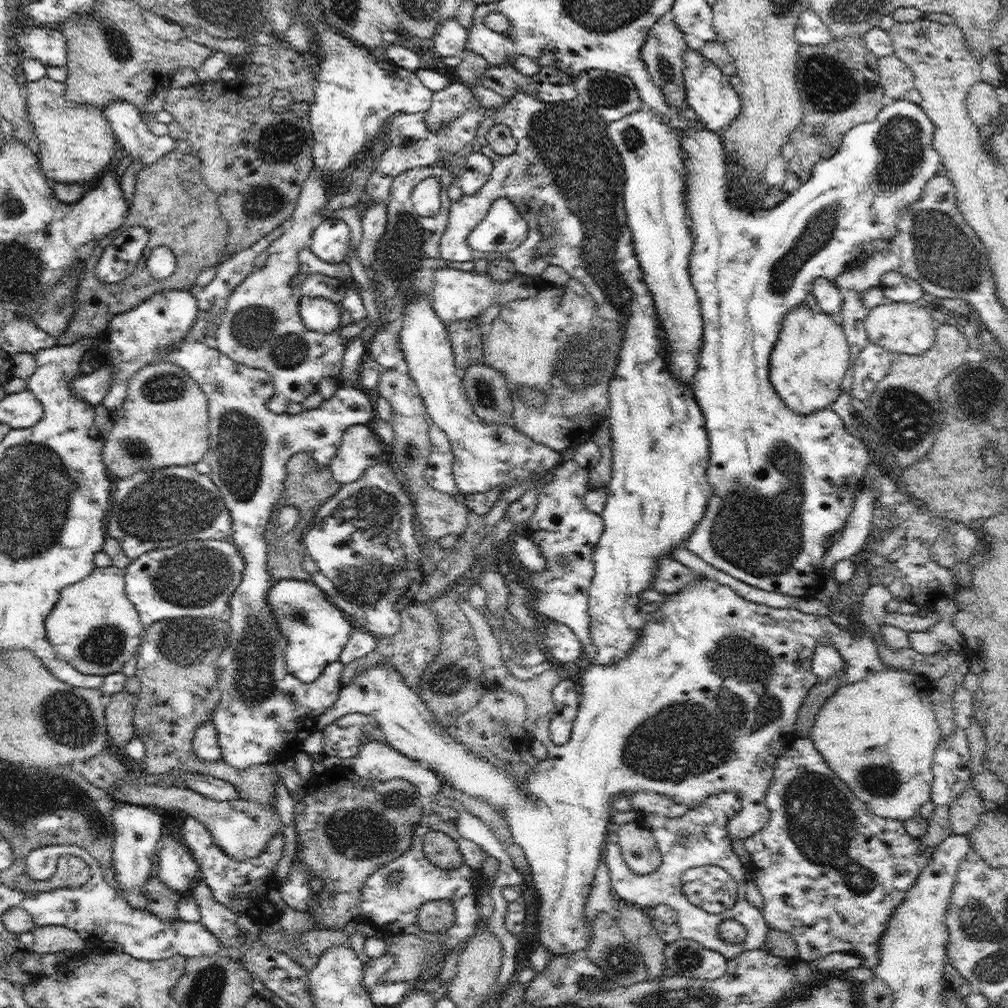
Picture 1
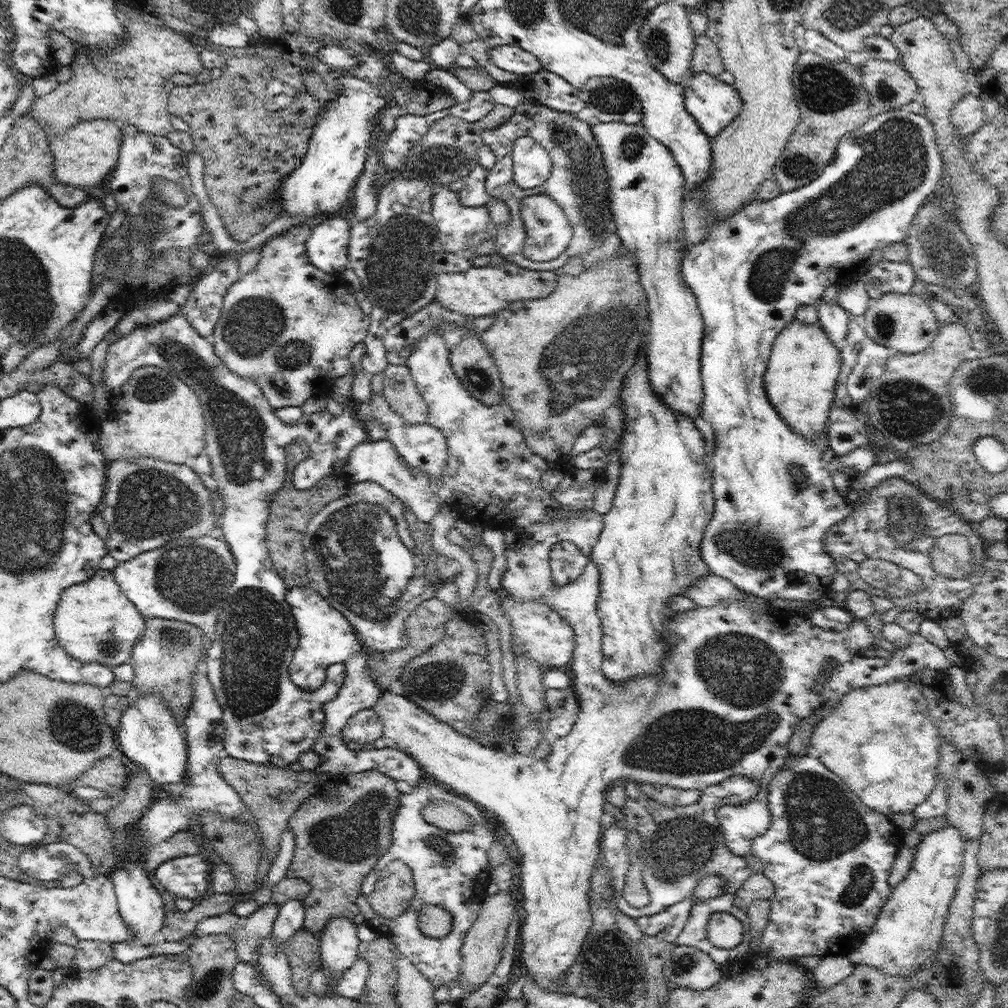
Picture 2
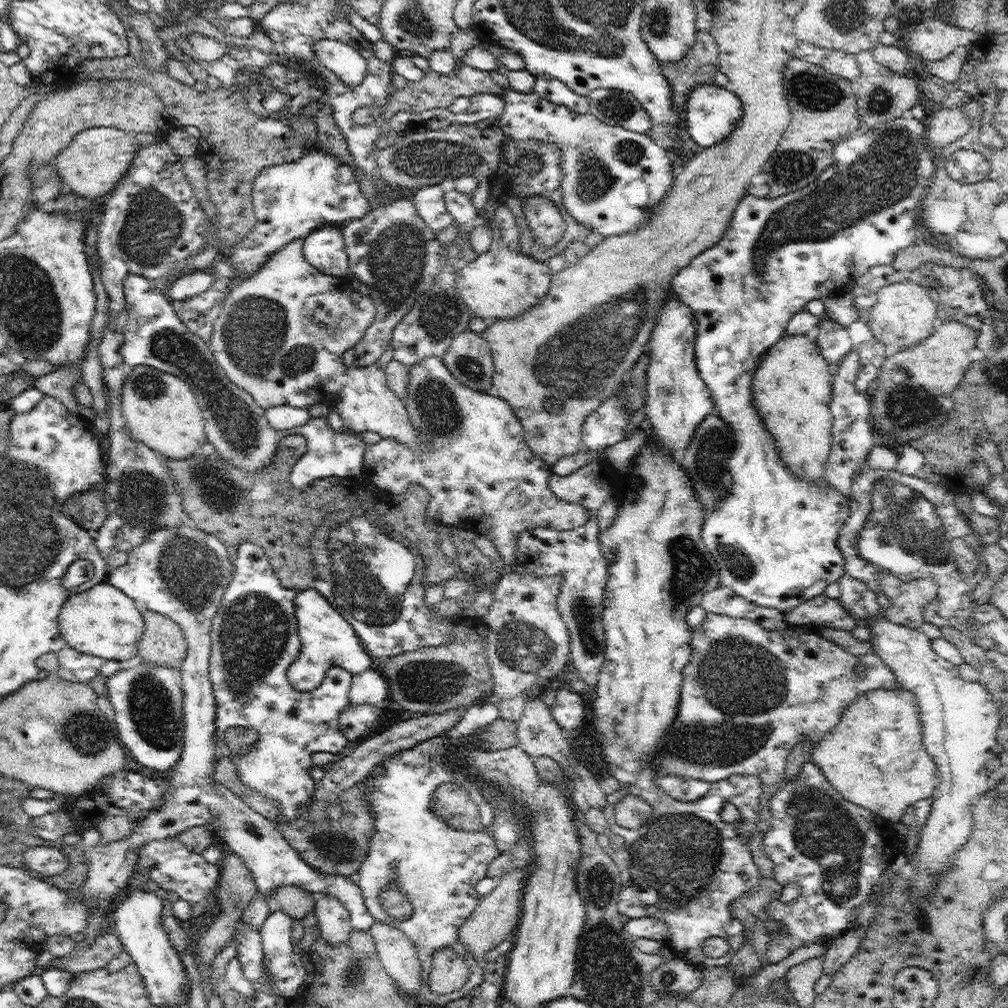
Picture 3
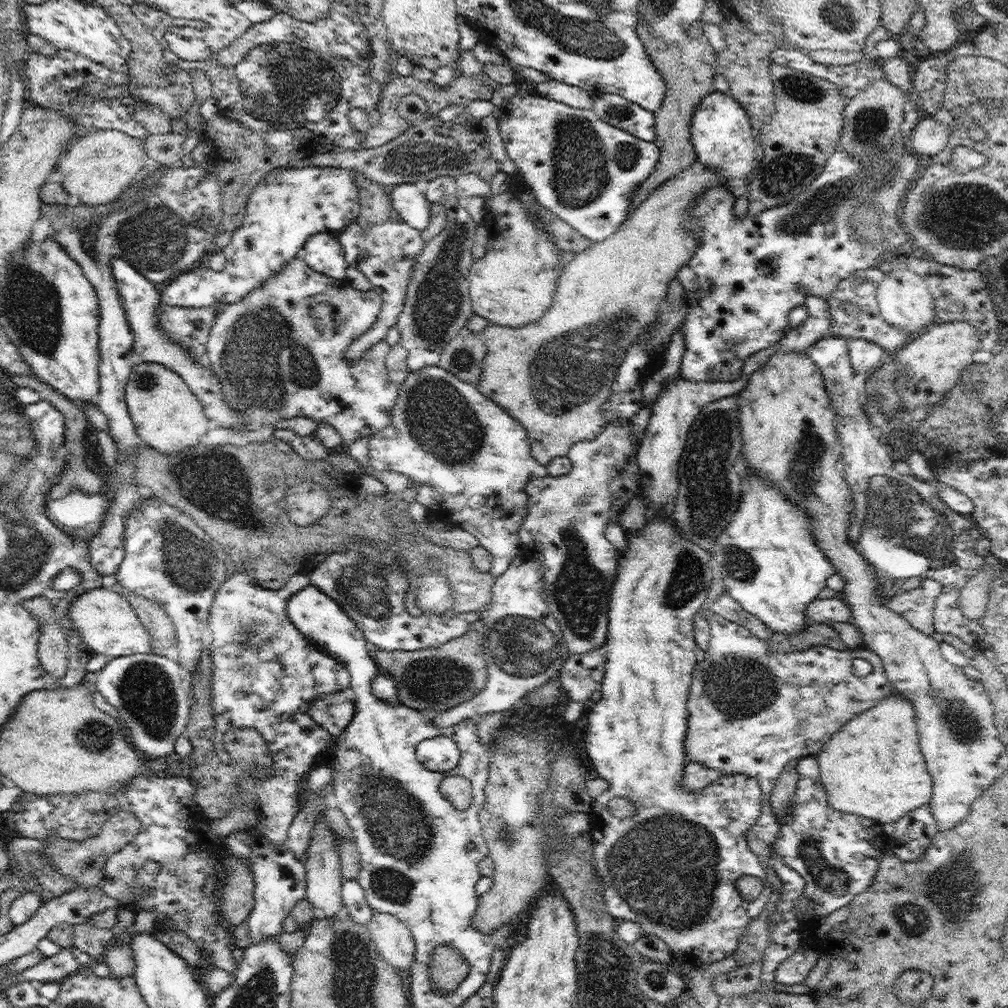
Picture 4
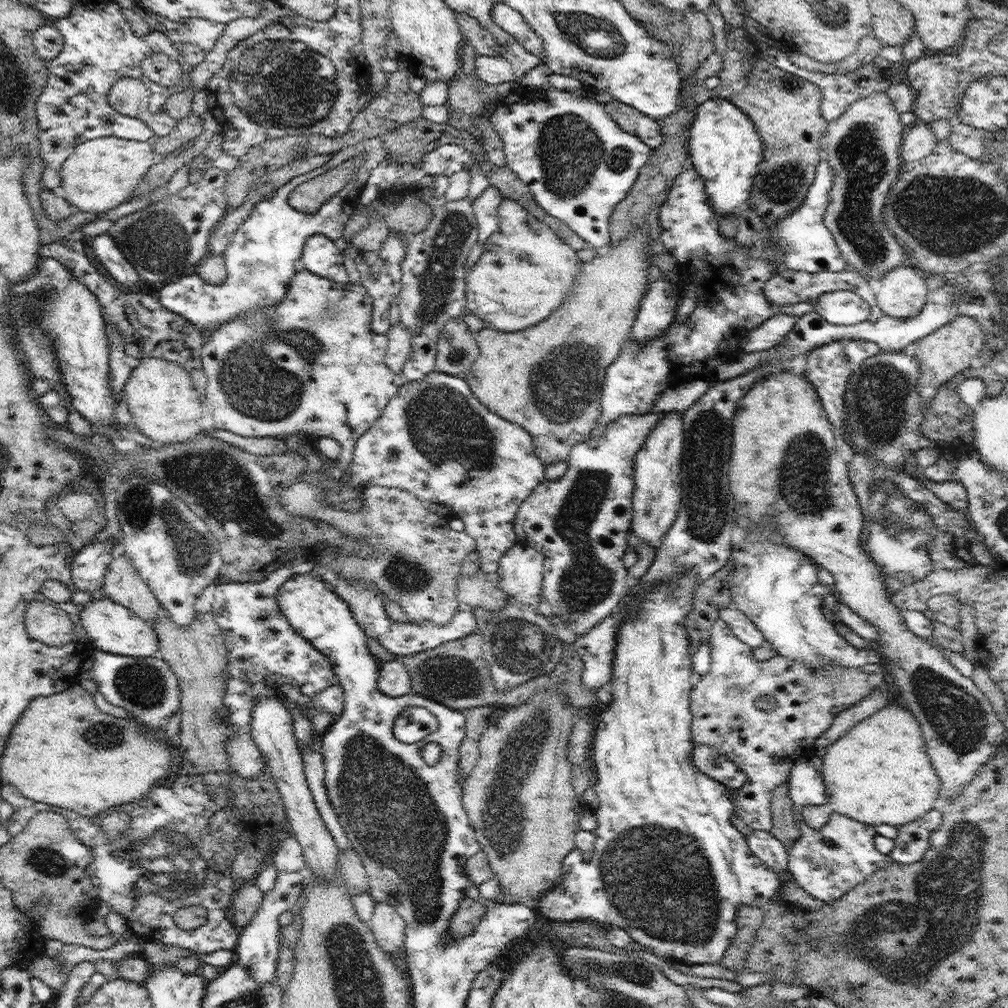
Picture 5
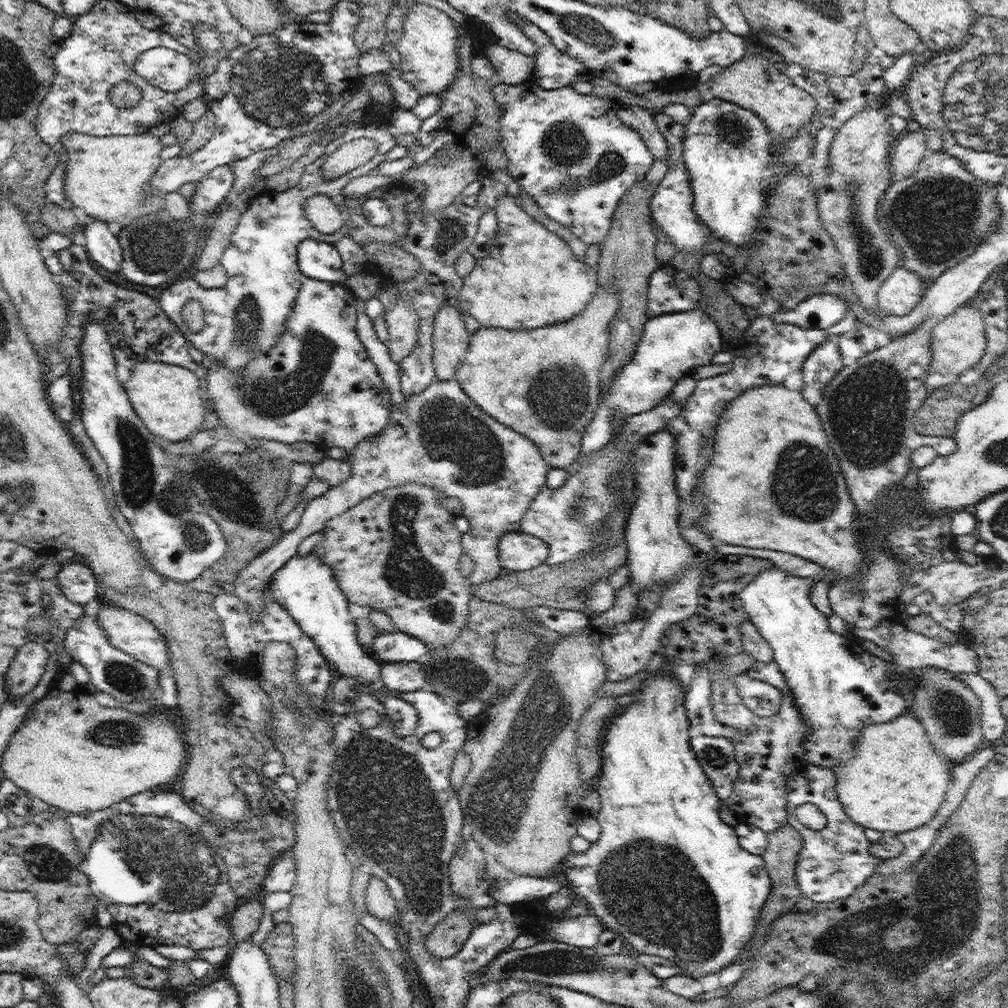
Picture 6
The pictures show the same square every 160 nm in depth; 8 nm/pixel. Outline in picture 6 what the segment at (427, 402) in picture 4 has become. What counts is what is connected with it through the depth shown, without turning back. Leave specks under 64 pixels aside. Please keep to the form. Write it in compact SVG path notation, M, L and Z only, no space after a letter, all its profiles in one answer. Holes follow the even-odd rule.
M436 378L432 384L428 385L428 388L425 388L422 392L416 393L415 395L409 396L402 408L391 406L389 410L389 419L385 429L375 435L374 437L368 437L364 439L360 444L355 446L353 457L351 458L352 462L352 470L350 476L348 476L348 480L344 480L344 482L340 482L340 484L331 487L326 491L323 495L316 497L315 499L309 500L307 505L304 507L304 512L301 515L301 519L299 521L298 526L294 528L292 531L287 534L282 535L279 540L272 545L263 555L256 557L253 561L249 562L249 565L246 568L243 568L238 575L238 578L233 582L231 588L235 591L235 593L240 597L240 600L243 600L247 604L248 612L251 614L253 621L257 621L261 614L261 610L264 608L265 600L264 595L265 592L268 591L269 584L274 573L282 568L292 557L297 554L297 550L299 544L311 534L315 532L320 532L324 530L326 523L331 518L337 517L341 515L343 512L346 512L349 508L356 506L360 501L363 501L365 498L372 496L375 492L380 492L385 488L392 488L394 486L402 486L406 485L406 483L420 483L422 485L429 486L436 490L441 490L445 497L454 496L454 498L458 498L458 500L462 501L462 516L466 517L469 522L468 532L462 533L462 548L463 552L470 556L470 558L474 562L474 569L470 574L470 582L471 584L480 584L483 582L488 582L489 580L494 580L496 577L500 575L500 572L503 570L503 566L501 565L499 559L499 542L500 537L507 532L518 531L520 528L520 521L528 508L532 499L538 494L540 488L546 485L546 478L548 476L547 472L550 466L544 460L544 457L541 455L540 449L528 438L519 432L512 432L512 428L506 428L504 424L500 424L500 422L496 422L494 418L492 418L489 414L486 414L481 408L478 408L477 404L469 398L468 395L465 394L464 389L460 386L460 383L456 380L440 380Z

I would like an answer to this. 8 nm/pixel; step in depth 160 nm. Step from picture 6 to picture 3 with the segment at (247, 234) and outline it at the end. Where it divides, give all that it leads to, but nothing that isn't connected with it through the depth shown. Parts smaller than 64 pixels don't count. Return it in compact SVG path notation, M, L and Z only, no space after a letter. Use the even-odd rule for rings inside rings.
M322 148L305 154L298 161L263 168L253 182L252 208L256 216L254 229L242 243L230 248L229 263L236 272L231 283L246 280L260 271L271 253L286 244L305 239L326 227L342 228L372 210L353 168ZM200 270L186 271L171 280L166 293L172 302L190 300L210 288L216 280L210 270L204 272Z

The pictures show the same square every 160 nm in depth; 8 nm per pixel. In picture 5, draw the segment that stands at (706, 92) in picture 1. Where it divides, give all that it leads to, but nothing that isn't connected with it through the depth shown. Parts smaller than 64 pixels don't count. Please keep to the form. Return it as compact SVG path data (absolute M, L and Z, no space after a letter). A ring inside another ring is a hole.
M711 97L695 109L695 120L689 128L687 146L695 170L704 179L706 196L716 218L736 216L736 210L740 210L740 206L744 206L750 198L751 186L759 172L759 164L763 161L763 142L750 117L732 101Z

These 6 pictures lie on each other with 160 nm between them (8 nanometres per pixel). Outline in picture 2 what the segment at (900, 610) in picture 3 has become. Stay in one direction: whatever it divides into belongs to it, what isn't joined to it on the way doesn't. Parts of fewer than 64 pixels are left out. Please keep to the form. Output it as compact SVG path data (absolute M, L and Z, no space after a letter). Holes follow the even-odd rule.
M866 559L858 567L860 576L887 596L906 596L923 590L918 574L884 559Z

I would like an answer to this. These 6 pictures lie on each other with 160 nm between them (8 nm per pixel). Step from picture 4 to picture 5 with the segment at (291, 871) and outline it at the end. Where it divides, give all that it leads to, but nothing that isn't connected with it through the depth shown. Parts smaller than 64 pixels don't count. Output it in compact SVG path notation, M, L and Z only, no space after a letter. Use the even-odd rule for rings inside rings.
M280 871L277 873L272 890L263 894L263 901L259 910L255 912L250 924L242 929L242 934L234 948L234 964L248 969L259 983L270 984L276 976L278 947L281 944L279 941L279 934L281 933L279 916L289 909L297 908L301 894L306 887L304 882L305 872L287 873Z

